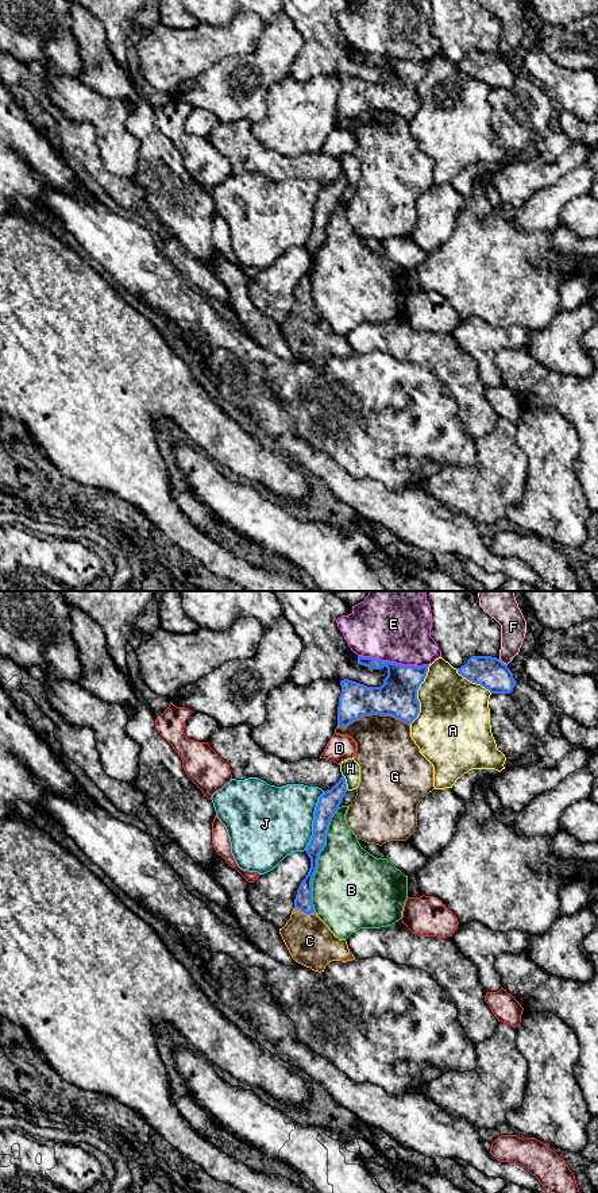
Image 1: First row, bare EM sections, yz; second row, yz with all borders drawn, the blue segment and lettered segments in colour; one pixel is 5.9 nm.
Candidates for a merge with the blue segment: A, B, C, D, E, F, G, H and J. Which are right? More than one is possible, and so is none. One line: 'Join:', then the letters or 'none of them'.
Join: C

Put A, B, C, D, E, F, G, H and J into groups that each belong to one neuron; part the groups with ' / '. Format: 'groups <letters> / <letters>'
groups A / B / C / D / E / F / G / H / J

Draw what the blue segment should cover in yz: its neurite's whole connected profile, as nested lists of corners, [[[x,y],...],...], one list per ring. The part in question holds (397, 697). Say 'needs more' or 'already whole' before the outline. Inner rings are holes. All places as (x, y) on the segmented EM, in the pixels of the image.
already whole; [[[358,656],[358,664],[371,669],[387,668],[387,676],[381,687],[344,679],[337,706],[337,726],[348,726],[364,715],[391,715],[410,725],[420,713],[417,690],[424,682],[428,667],[402,665],[373,657]]]

